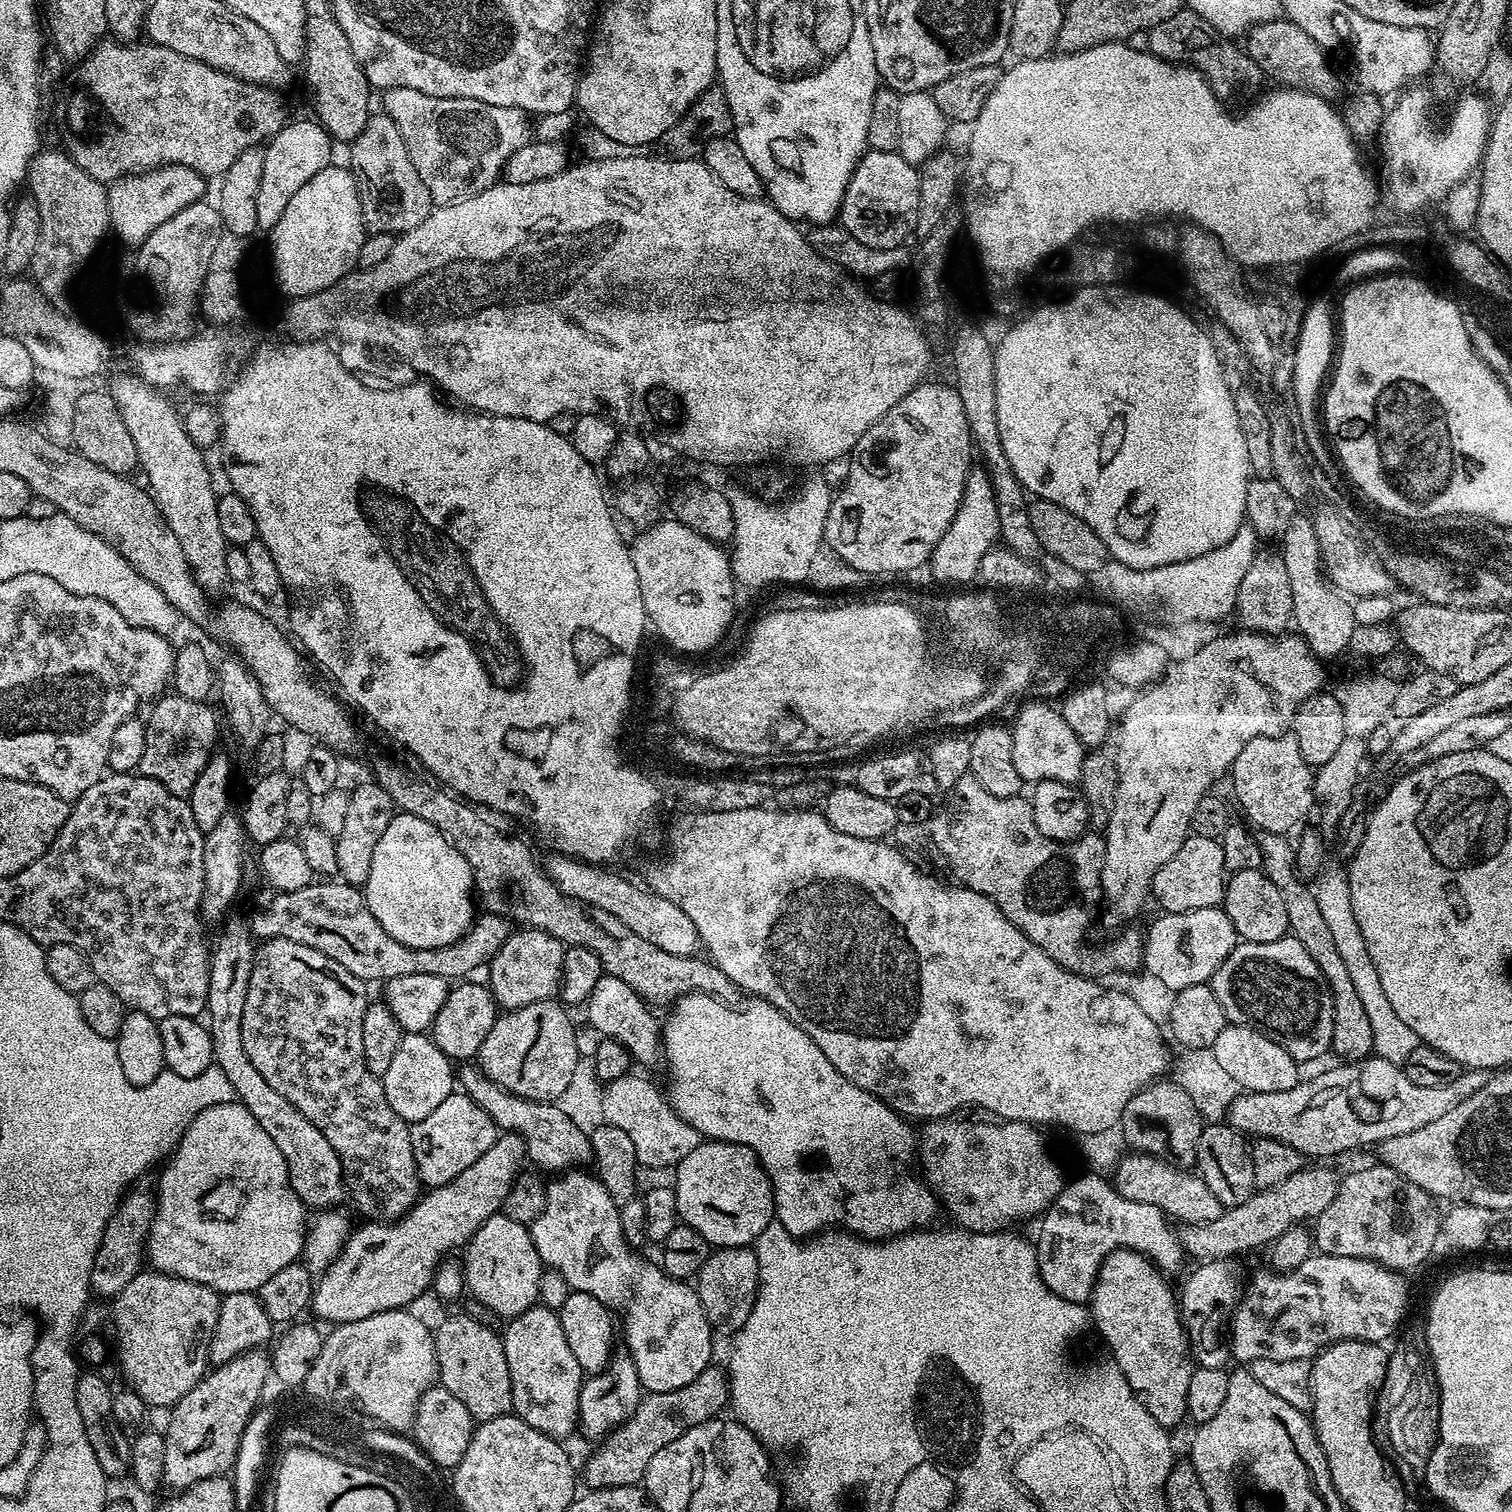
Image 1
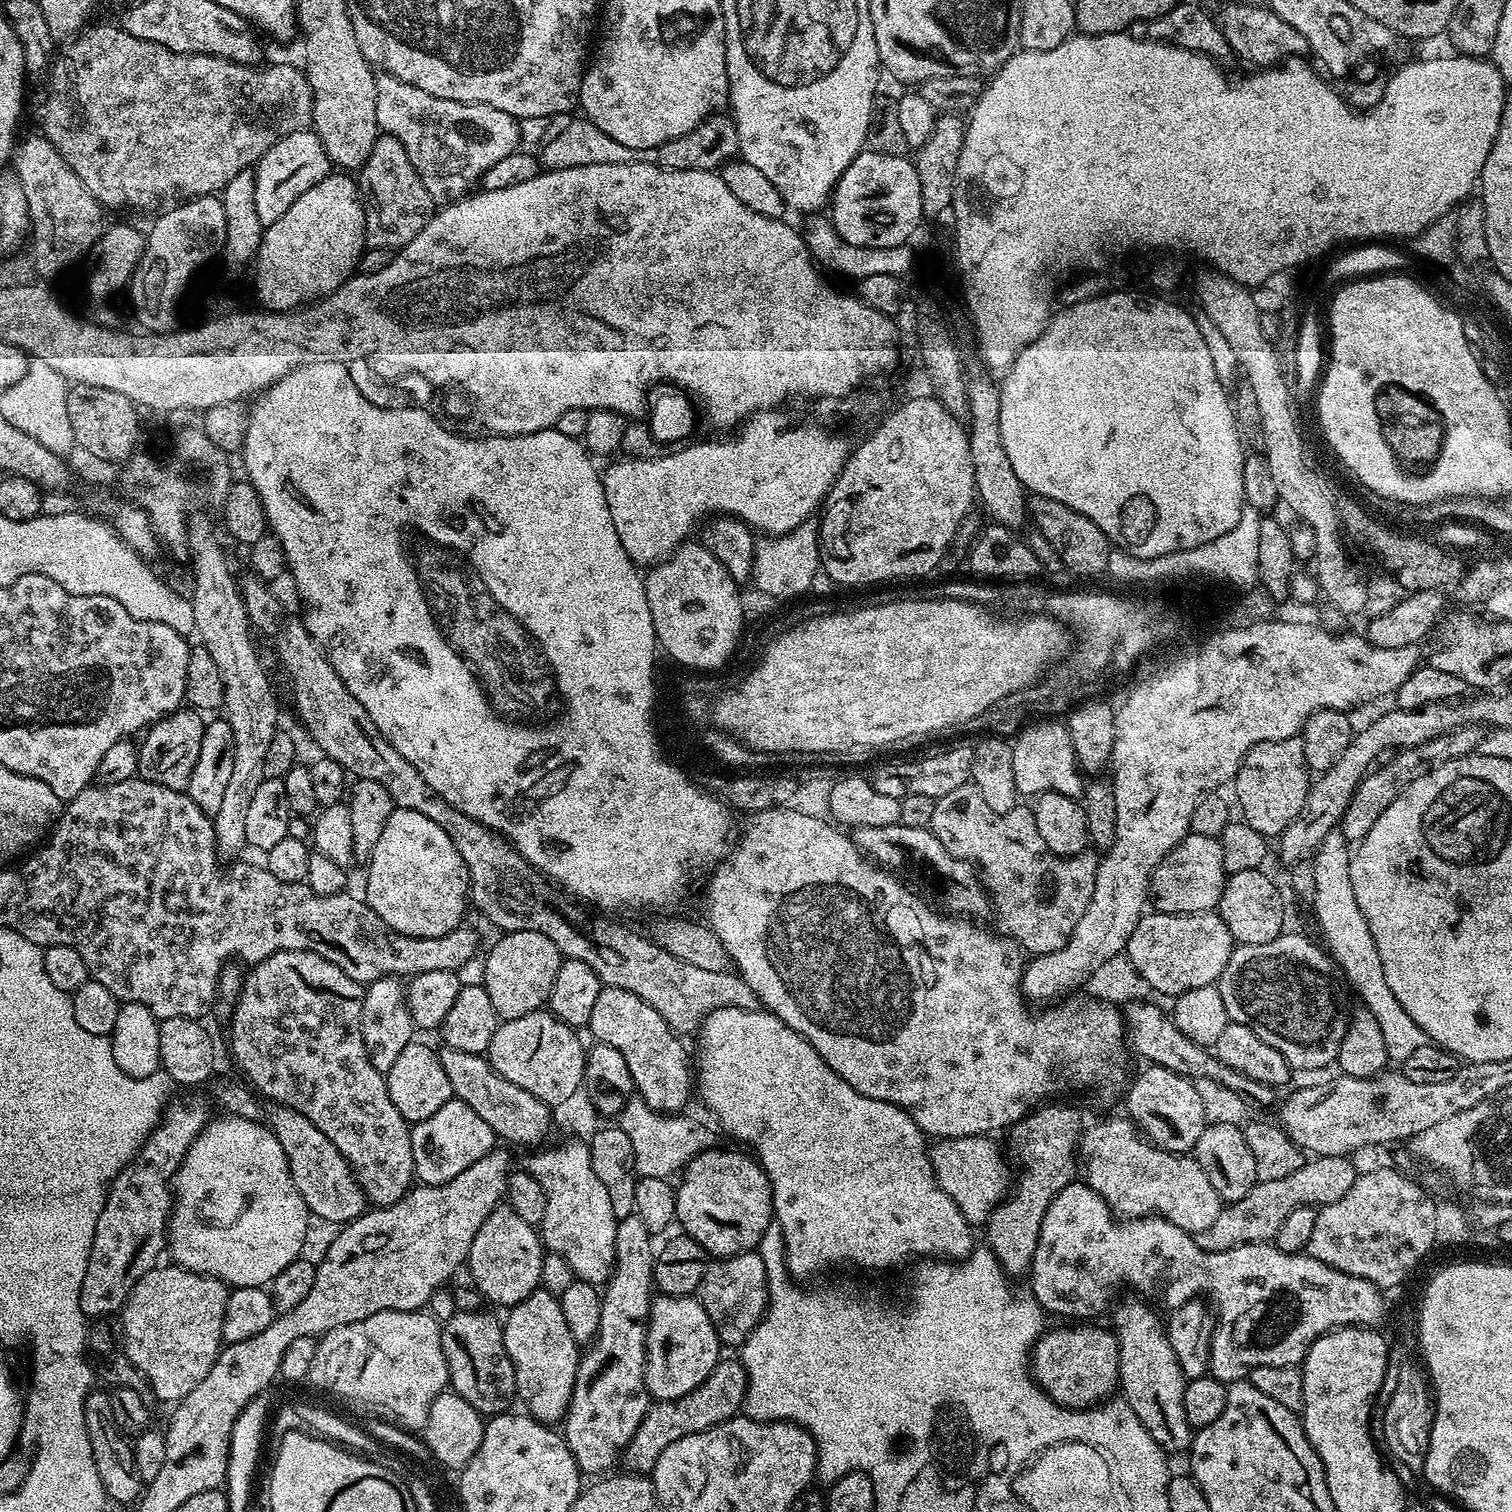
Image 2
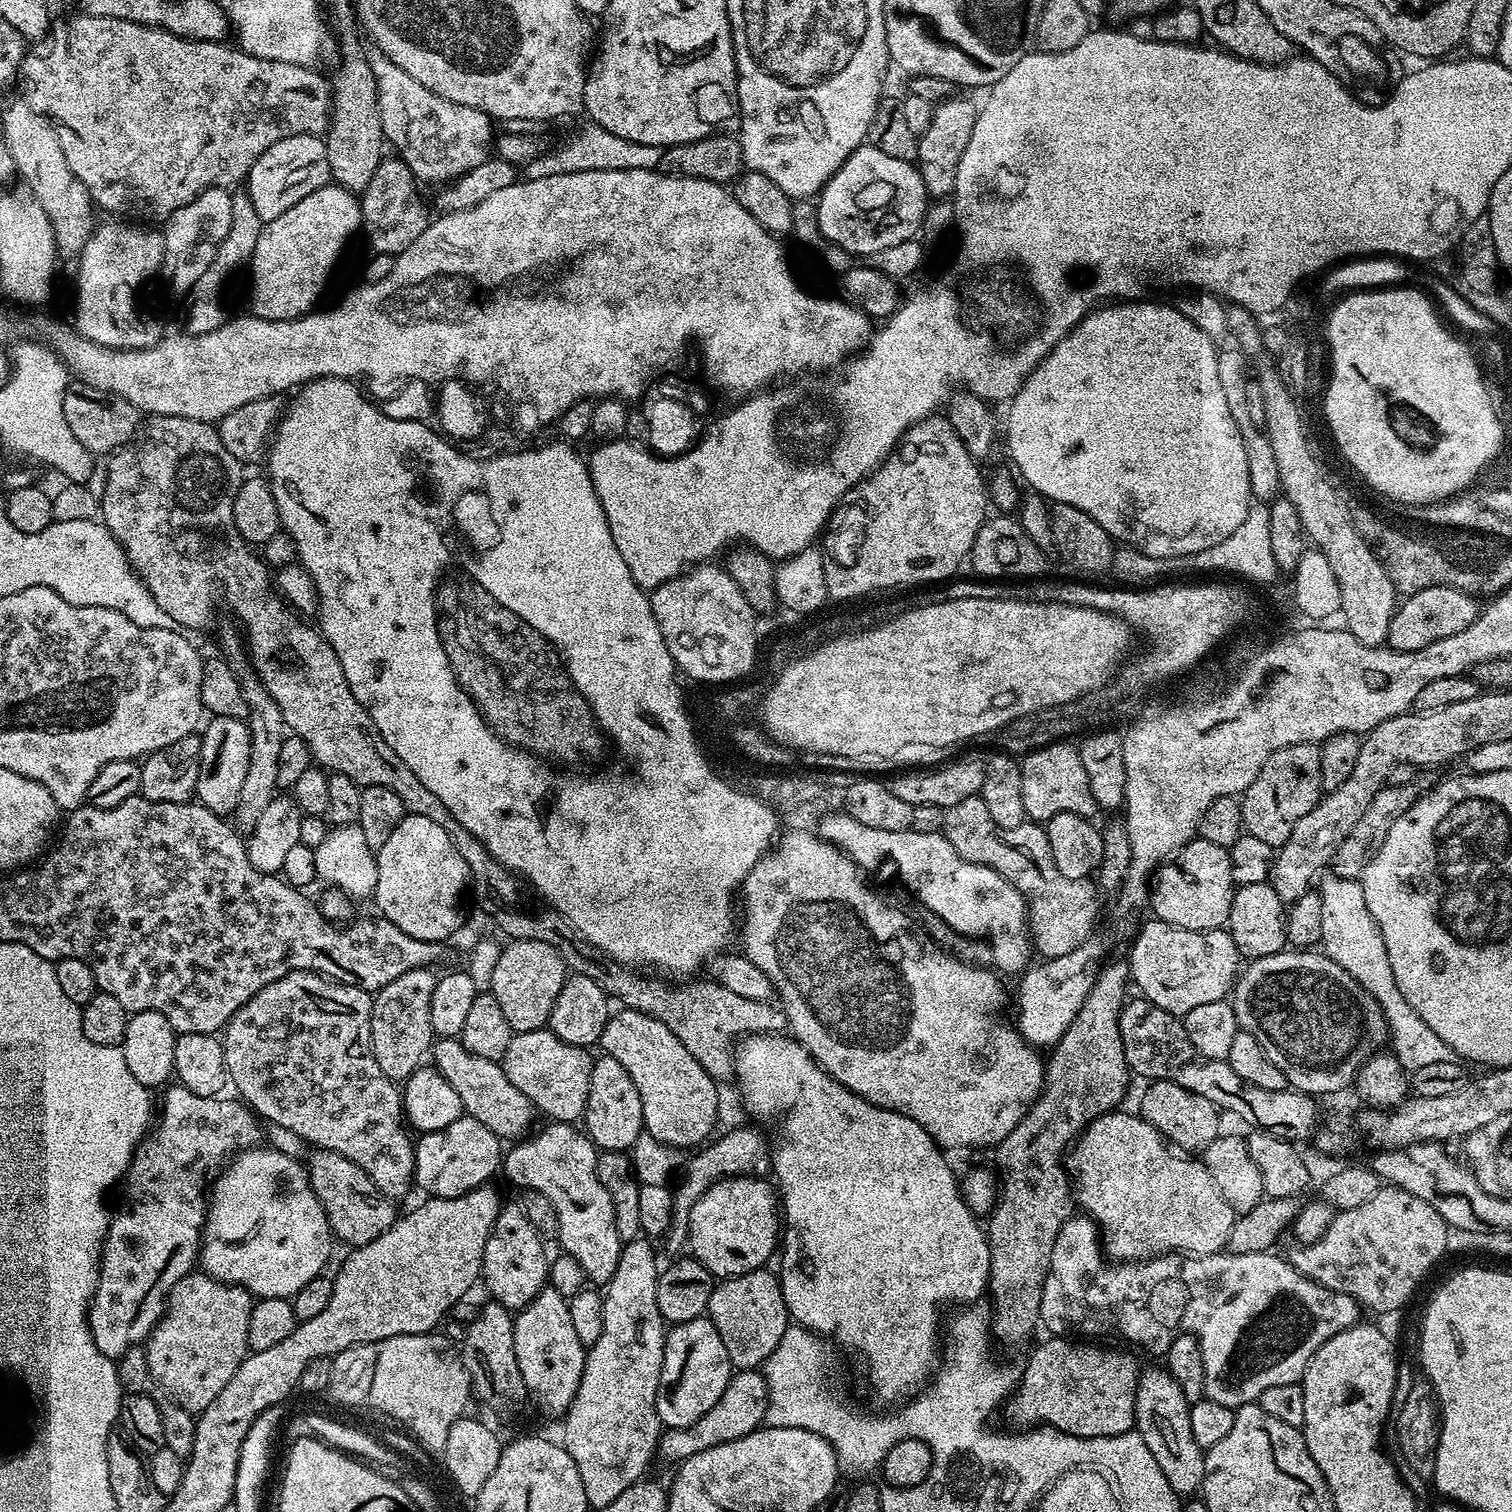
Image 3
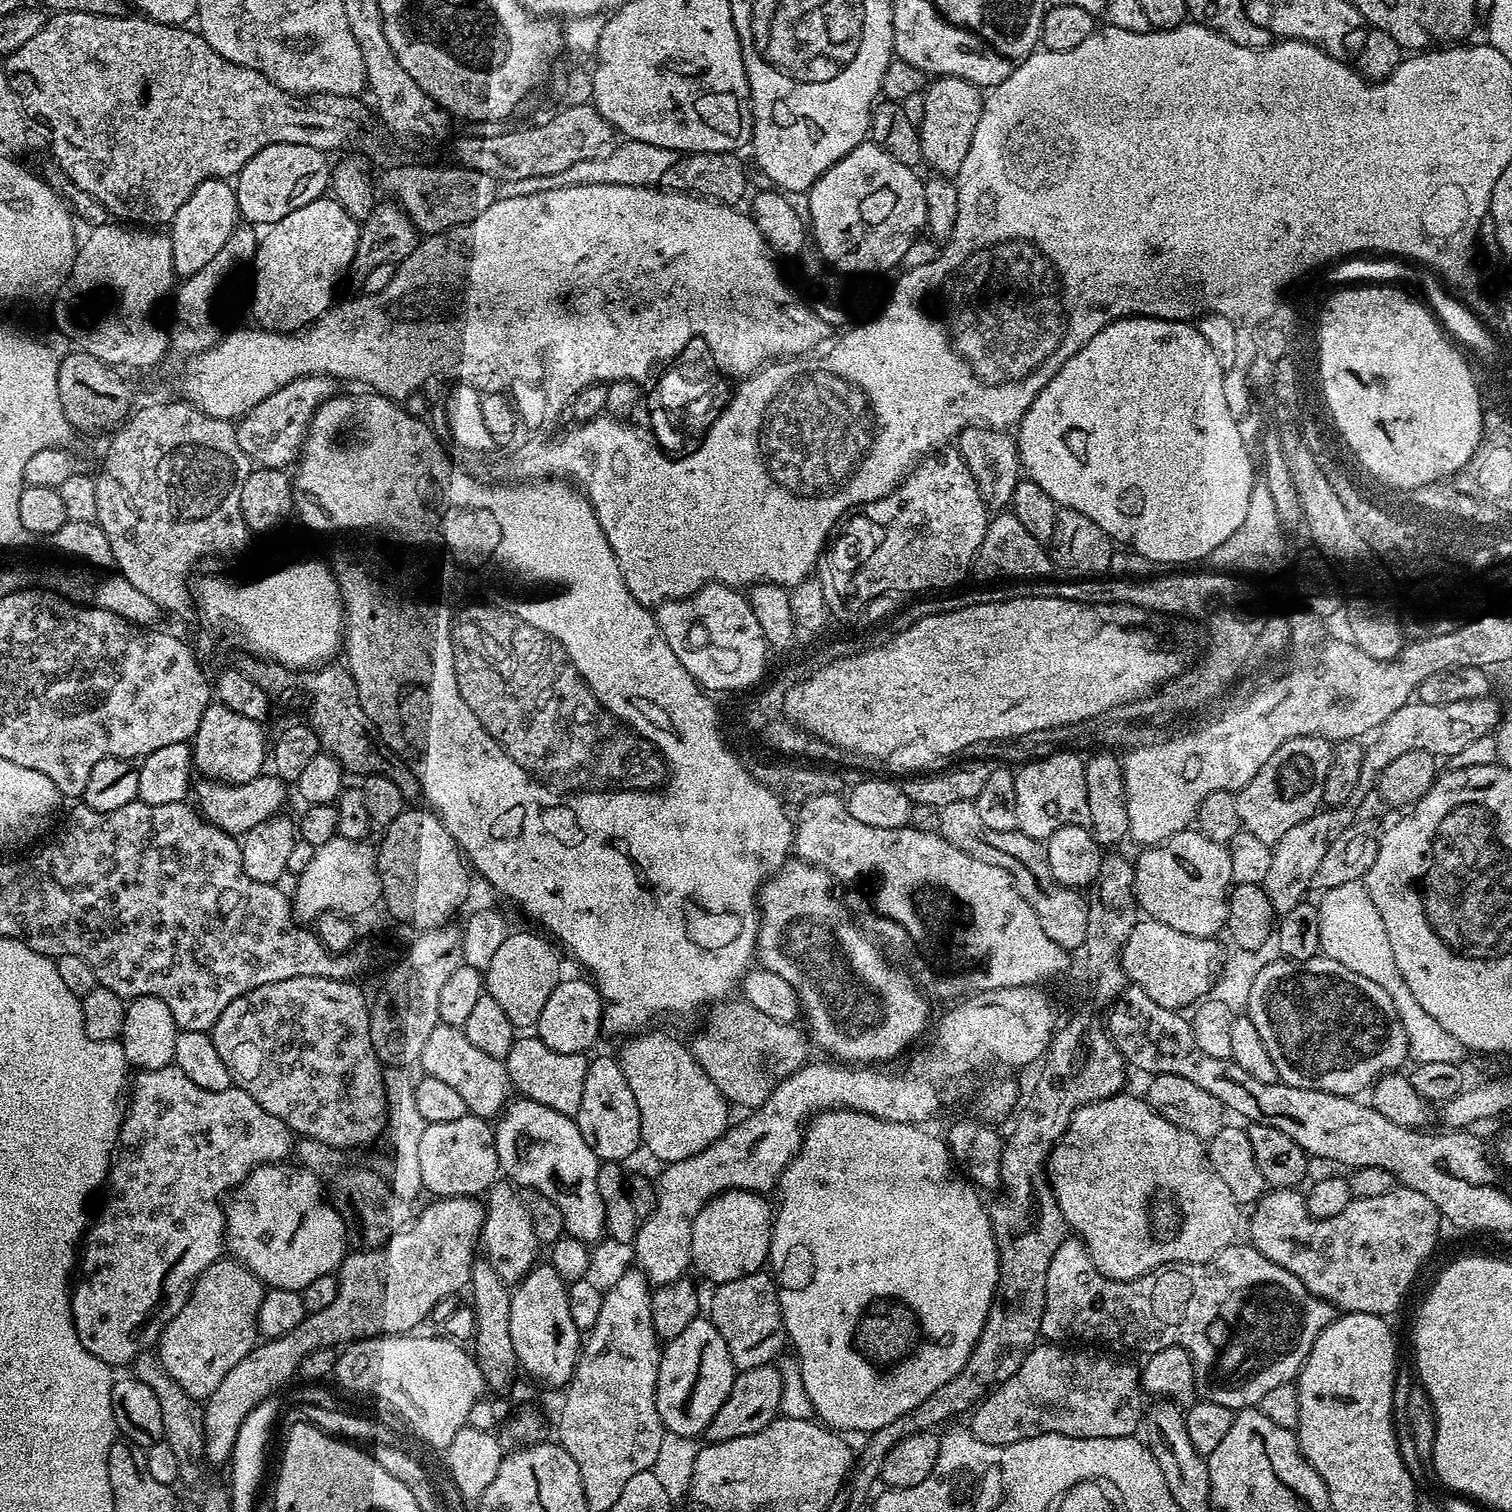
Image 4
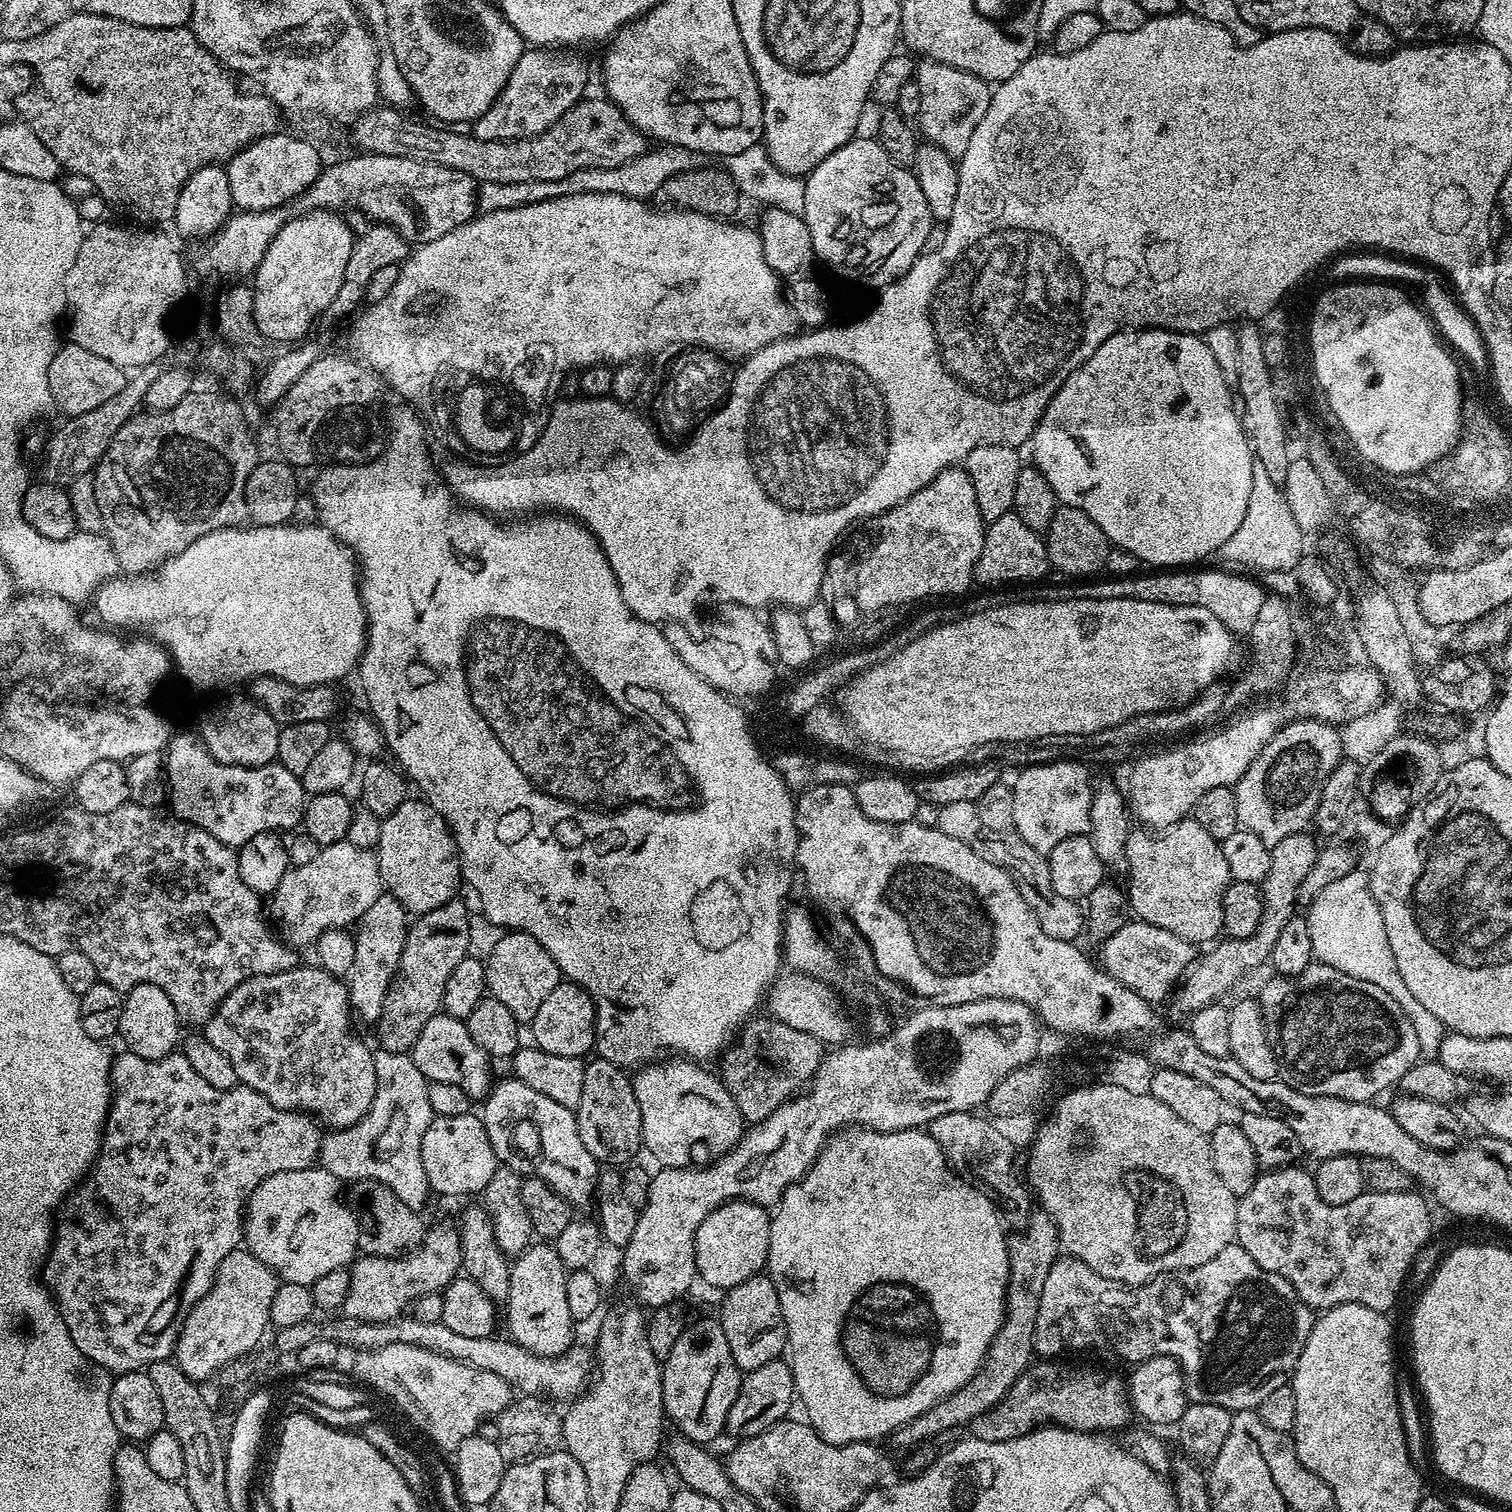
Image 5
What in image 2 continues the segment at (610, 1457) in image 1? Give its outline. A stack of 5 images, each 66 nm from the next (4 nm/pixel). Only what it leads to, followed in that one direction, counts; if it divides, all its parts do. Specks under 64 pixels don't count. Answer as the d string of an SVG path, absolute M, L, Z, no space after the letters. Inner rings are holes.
M721 1358L702 1386L677 1400L657 1400L649 1407L634 1438L622 1453L622 1464L628 1467L625 1469L632 1474L651 1473L652 1467L658 1462L658 1454L662 1454L670 1442L678 1442L683 1436L695 1432L705 1432L716 1424L732 1419L743 1409L747 1392L748 1375L743 1364L736 1358Z

